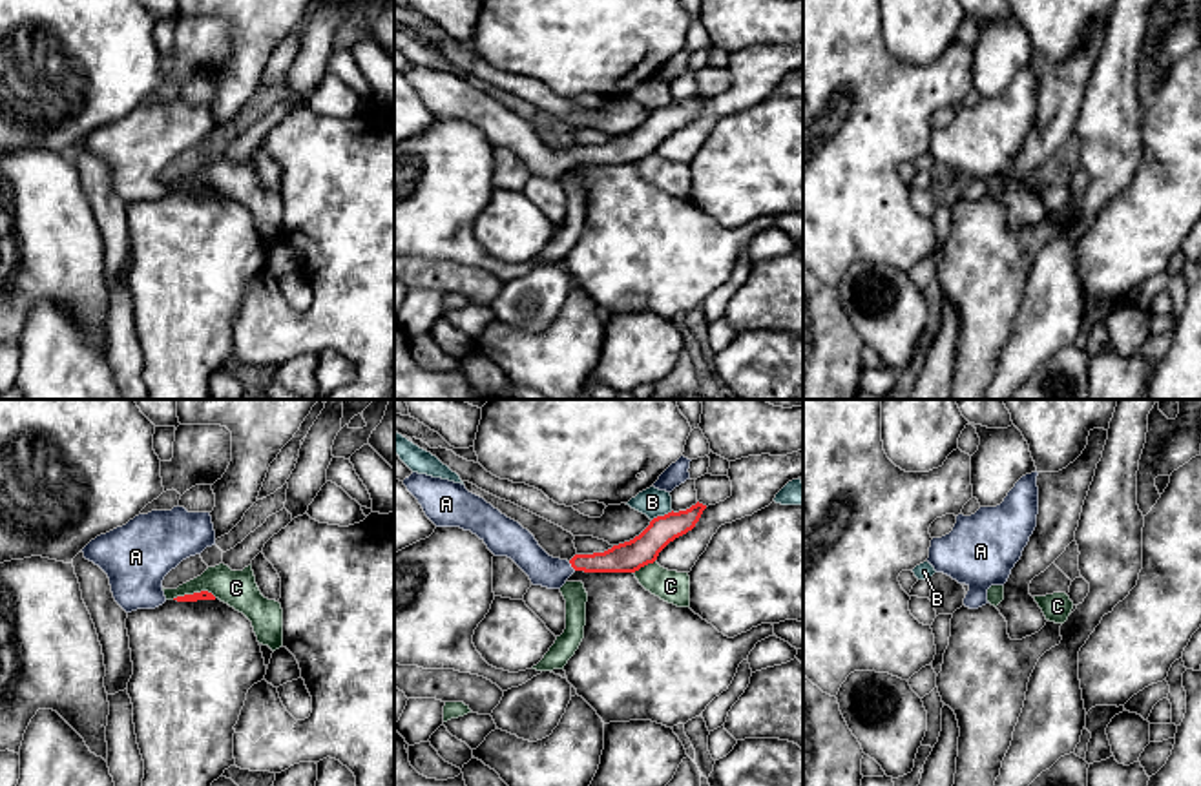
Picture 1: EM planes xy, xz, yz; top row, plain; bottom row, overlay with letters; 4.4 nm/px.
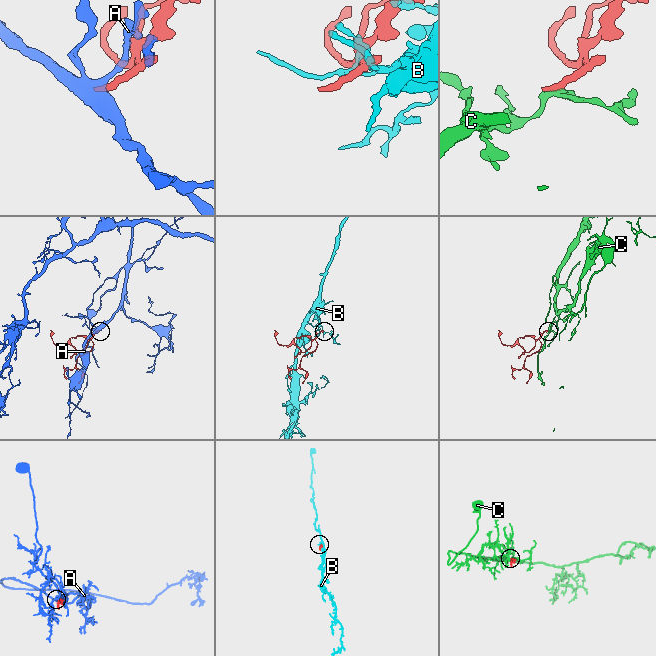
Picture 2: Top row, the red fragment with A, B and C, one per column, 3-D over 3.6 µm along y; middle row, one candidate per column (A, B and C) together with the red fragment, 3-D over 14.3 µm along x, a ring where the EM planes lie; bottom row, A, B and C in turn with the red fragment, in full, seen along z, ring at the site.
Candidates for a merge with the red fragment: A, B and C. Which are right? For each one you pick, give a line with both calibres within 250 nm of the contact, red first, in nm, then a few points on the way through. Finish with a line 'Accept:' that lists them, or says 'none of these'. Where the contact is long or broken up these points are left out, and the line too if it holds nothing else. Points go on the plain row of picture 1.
A: 130/140 nm | across xz (626, 148), (572, 157), (543, 159), (521, 137)
Accept: A

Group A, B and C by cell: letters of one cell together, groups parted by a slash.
A / B / C

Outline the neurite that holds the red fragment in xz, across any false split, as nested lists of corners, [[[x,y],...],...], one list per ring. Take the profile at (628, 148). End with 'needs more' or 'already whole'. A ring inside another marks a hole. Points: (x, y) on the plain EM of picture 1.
[[[413,64],[403,71],[436,119],[460,119],[476,126],[495,148],[511,150],[533,177],[560,181],[575,162],[635,164],[653,155],[675,129],[695,119],[706,97],[657,108],[633,131],[604,144],[575,146],[569,153],[549,148],[518,113],[507,109],[465,77]]] | needs more

